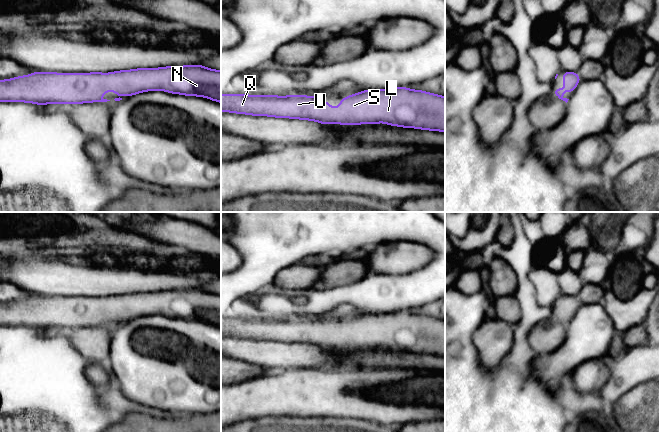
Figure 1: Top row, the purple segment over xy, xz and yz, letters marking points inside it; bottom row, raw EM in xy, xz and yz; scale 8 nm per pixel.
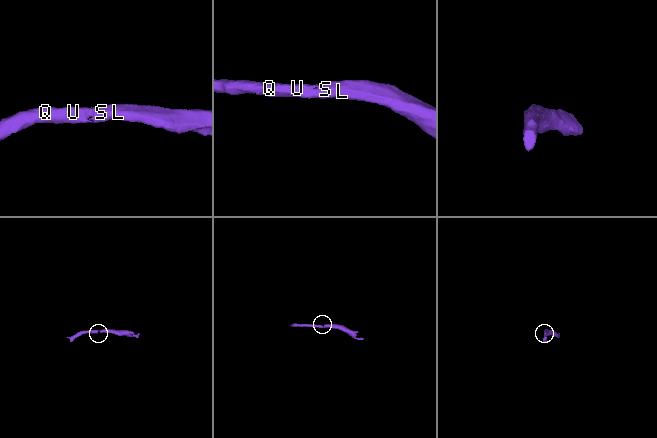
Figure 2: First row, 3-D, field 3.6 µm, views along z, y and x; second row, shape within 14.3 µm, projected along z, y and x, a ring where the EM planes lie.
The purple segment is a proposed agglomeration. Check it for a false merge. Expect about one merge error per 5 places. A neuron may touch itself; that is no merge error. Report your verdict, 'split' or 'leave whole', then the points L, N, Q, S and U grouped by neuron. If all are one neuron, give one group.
leave whole; groups L N Q S U

